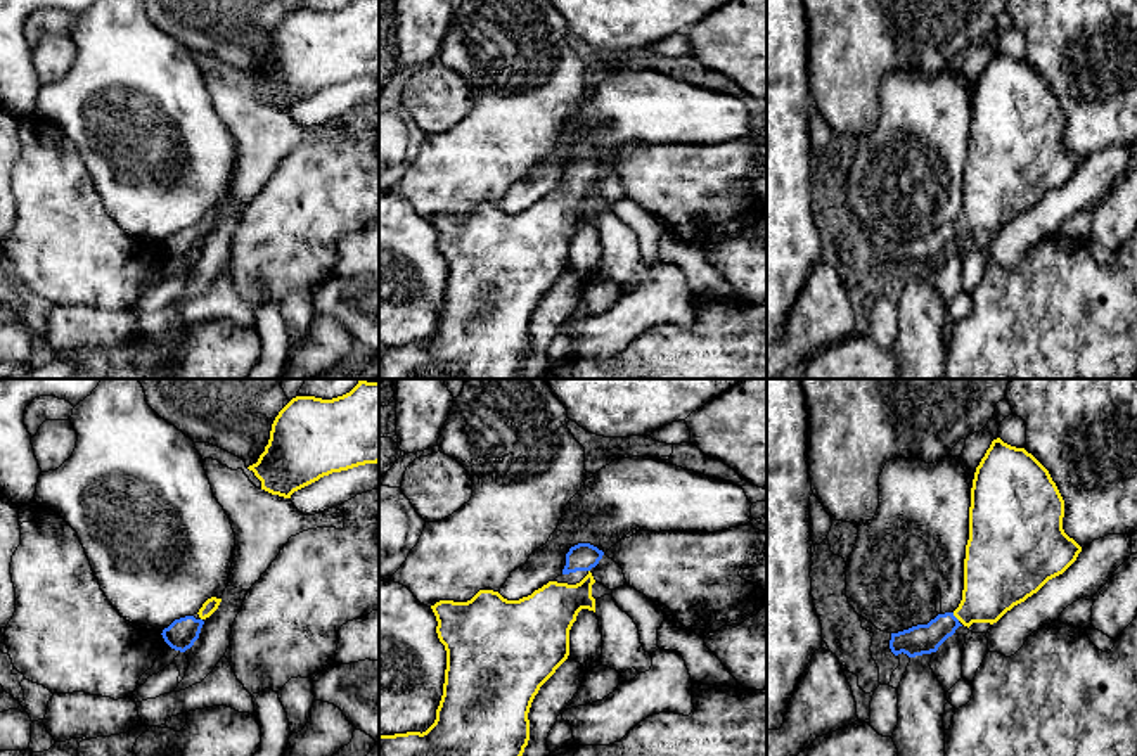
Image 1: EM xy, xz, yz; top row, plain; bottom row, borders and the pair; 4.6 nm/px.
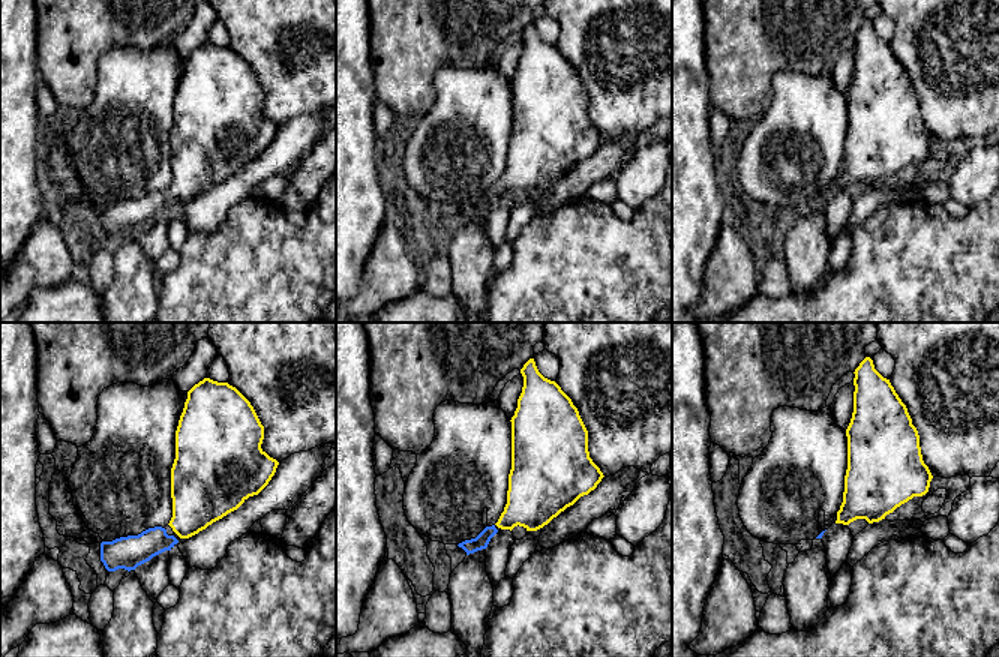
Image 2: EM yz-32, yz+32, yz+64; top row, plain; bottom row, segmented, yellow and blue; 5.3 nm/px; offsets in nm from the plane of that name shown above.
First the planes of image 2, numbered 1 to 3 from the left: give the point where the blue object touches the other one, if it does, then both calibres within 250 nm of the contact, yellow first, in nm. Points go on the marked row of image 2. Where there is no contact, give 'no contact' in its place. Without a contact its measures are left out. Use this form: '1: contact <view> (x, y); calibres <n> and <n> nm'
1: no contact
2: no contact
3: no contact

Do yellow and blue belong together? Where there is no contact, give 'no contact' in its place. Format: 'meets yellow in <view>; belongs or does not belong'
meets yellow in yz; belongs

